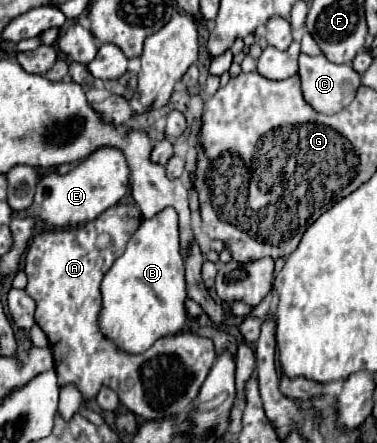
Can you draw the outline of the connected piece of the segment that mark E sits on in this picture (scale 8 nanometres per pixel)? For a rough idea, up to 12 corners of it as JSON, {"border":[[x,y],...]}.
{"border":[[99,147],[69,173],[37,183],[33,205],[45,225],[95,219],[129,191],[117,147]]}

